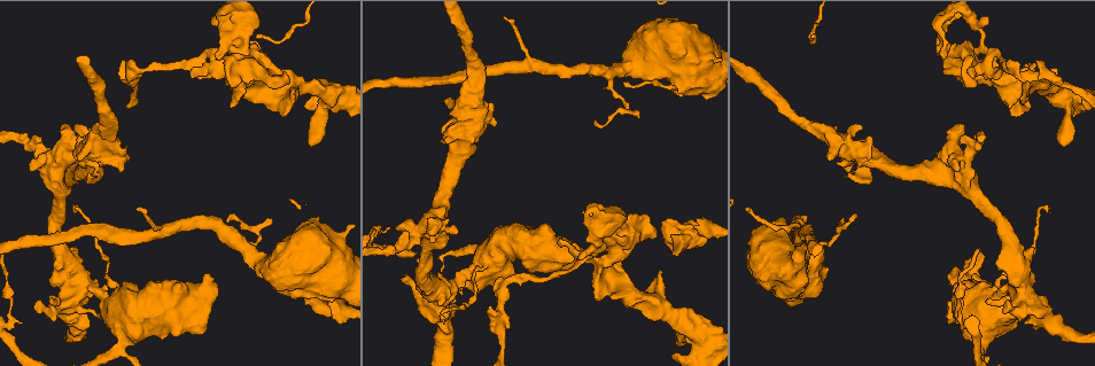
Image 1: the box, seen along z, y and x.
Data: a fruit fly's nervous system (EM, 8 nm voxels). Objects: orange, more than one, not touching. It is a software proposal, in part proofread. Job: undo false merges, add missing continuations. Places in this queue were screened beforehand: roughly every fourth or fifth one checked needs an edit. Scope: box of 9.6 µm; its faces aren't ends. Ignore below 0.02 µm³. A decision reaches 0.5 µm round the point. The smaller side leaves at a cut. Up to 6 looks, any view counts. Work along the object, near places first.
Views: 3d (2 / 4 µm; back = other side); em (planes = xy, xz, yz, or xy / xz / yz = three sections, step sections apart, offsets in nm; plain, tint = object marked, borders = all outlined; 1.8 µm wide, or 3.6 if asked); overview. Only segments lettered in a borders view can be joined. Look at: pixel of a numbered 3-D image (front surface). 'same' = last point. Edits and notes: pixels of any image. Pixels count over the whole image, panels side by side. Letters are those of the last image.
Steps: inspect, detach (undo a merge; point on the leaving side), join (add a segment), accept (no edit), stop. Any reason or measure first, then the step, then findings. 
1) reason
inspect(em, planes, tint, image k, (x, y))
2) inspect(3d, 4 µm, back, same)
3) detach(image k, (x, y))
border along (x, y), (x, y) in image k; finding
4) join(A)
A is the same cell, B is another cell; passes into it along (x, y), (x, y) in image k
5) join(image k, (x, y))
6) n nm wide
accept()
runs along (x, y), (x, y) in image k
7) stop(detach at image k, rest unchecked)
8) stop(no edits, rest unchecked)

branch stops here
inspect(em, planes, borders, image 1, (600, 297))

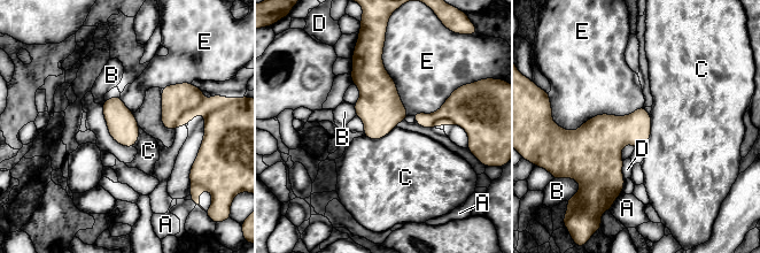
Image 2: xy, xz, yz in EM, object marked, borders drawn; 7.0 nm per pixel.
accept()
A, B, C, D and E are other cells; border along (650, 113), (650, 138), (643, 147) in image 2; none of them fits

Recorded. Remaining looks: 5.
an open end
inspect(3d, 4 µm, image 1, (294, 95))

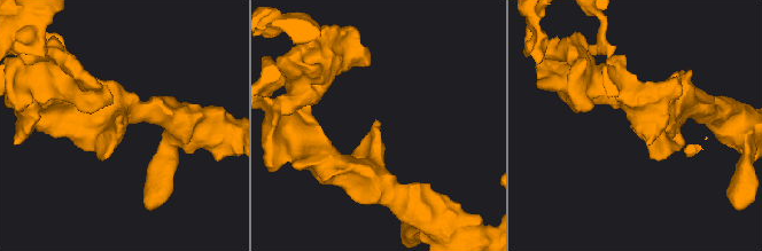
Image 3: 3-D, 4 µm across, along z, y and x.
inspect(em, 3.6 µm, planes, tint, image 3, (378, 120))

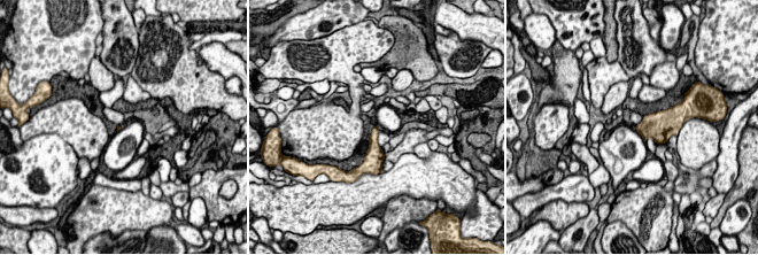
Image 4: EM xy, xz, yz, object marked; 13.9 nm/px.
inspect(em, 3.6 µm, planes, borders, same)

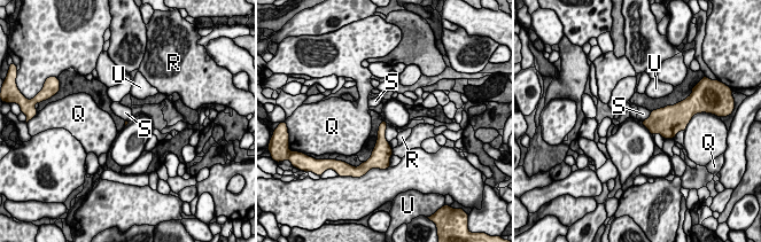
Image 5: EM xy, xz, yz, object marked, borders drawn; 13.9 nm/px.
accept()
Q, R, S and U are other cells; border along (387, 124), (386, 140), (389, 143) in image 5; none of them fits

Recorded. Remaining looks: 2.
three-way junction
inspect(3d, 4 µm, image 1, (705, 340))

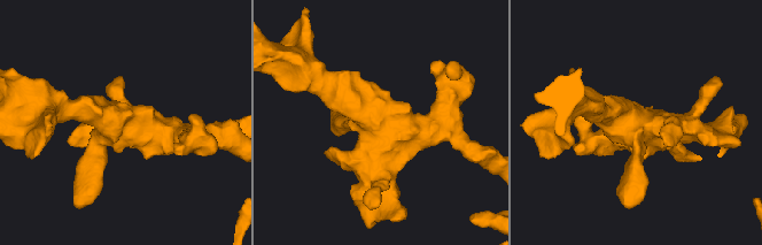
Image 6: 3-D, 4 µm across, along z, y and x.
3 arms; arms of 220, 320, 400 nm; need the tissue
inspect(em, 3.6 µm, xz, step 16, borders, image 6, (634, 123))

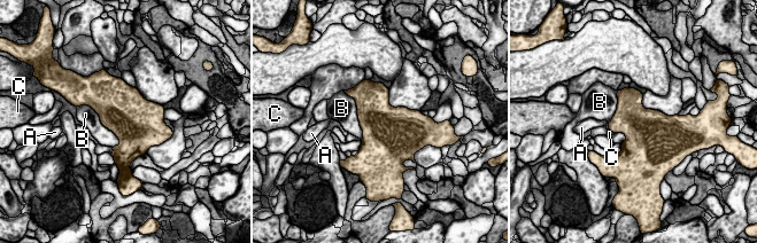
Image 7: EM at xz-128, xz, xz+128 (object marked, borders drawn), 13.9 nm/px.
B touches over 750 nm
accept()
A, B and C are other cells; border along (89, 104), (120, 141), (118, 146) in image 7; one neuron here

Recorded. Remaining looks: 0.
stop(no edits, rest unchecked)

